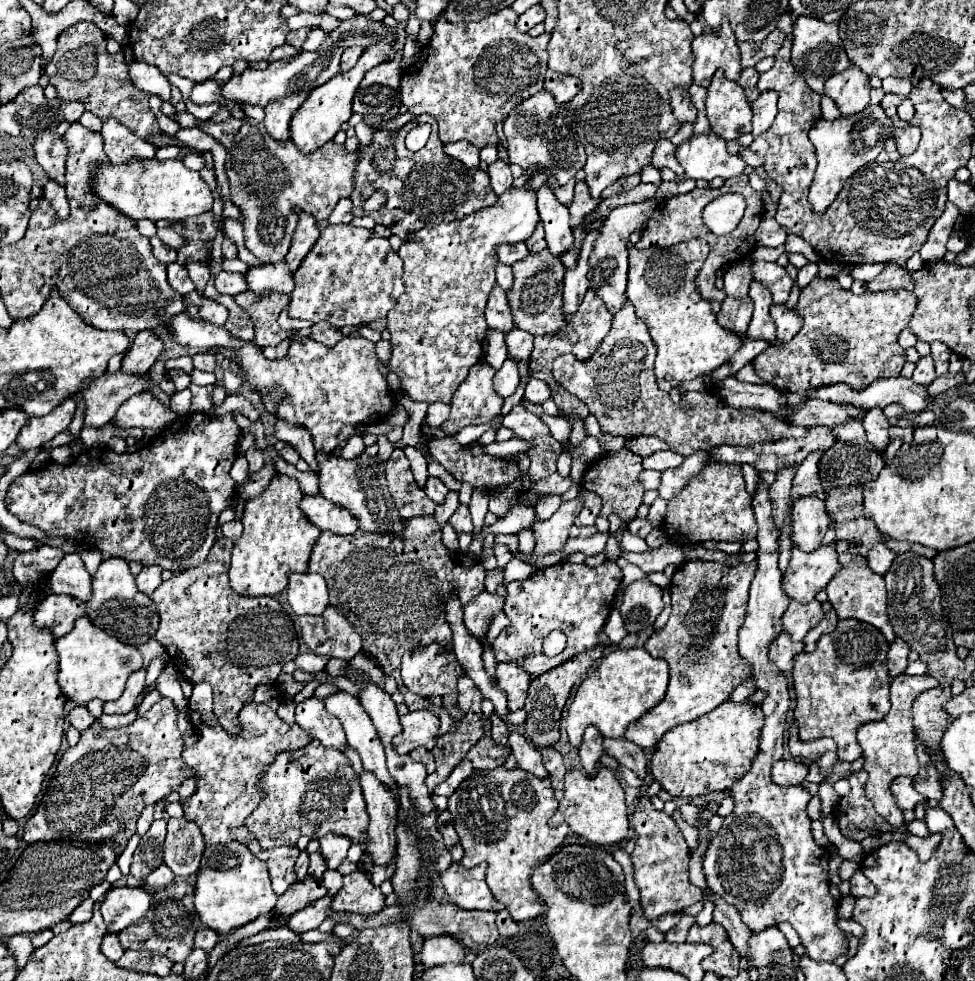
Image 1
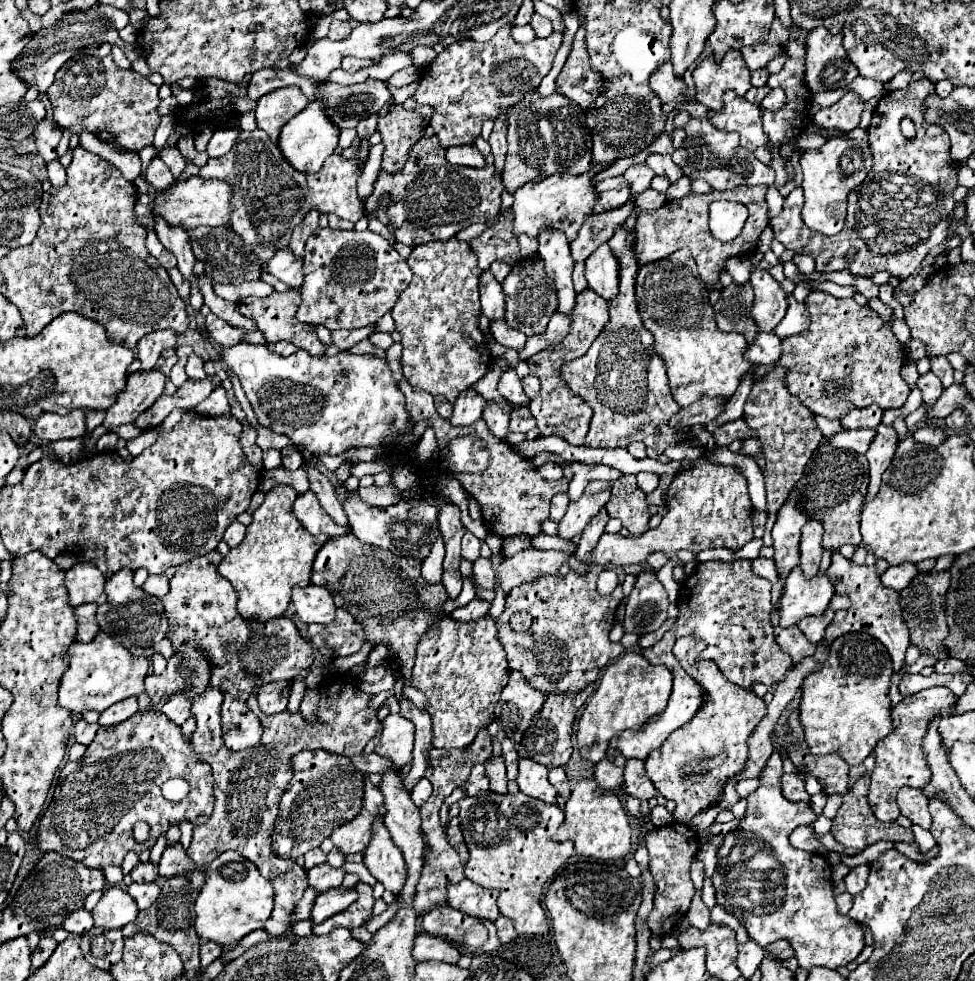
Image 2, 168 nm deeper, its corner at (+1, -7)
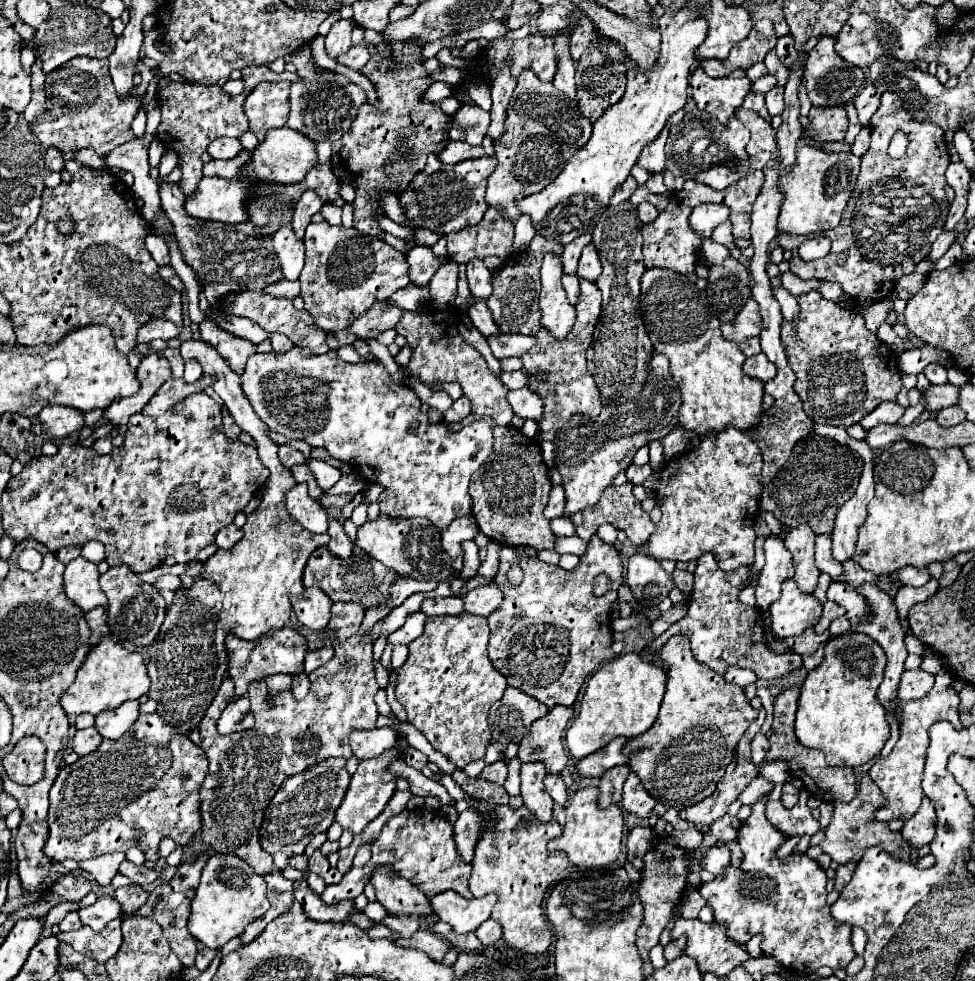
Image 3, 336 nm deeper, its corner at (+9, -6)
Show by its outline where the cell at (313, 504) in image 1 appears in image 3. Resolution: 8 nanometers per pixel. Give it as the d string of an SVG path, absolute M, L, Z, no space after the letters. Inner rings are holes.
M297 484L293 490L289 490L285 494L285 502L291 518L297 520L305 530L313 534L327 532L327 512L323 512L319 502L307 494L305 484Z

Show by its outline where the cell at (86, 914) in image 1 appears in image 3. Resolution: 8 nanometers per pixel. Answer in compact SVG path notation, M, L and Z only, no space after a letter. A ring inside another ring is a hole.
M69 912L61 922L59 922L59 930L61 932L71 932L71 930L79 930L83 924L81 924L81 918L77 912Z

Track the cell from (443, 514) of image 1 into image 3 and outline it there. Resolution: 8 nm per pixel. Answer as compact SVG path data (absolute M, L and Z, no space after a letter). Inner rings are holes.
M401 578L391 586L391 596L387 600L385 608L371 608L367 612L367 616L363 618L361 630L357 636L349 638L345 644L335 644L335 656L333 660L329 660L327 664L323 664L321 668L317 668L315 672L309 674L311 680L311 690L303 700L293 700L291 692L283 692L275 698L275 702L271 706L265 704L265 694L267 694L267 686L265 680L255 680L249 684L249 700L251 700L251 712L255 716L255 726L251 730L247 730L241 736L221 736L217 734L217 720L221 716L221 710L229 704L229 700L233 698L233 682L231 678L225 678L217 696L213 698L211 706L207 708L201 724L199 724L199 734L201 734L201 748L209 758L209 770L207 776L201 784L201 818L203 818L203 828L201 828L201 842L215 854L223 852L223 854L235 854L239 858L243 858L259 876L263 876L267 880L267 898L271 902L269 912L261 918L251 922L251 926L247 926L247 930L243 932L241 940L243 944L251 942L253 938L257 938L261 934L261 930L275 920L275 916L287 914L287 910L291 910L295 896L293 896L293 880L287 880L281 872L273 870L273 858L261 850L259 844L259 830L261 830L261 822L263 822L263 812L269 806L271 798L275 796L275 792L279 790L281 782L287 780L293 774L299 774L303 770L307 770L309 766L313 766L315 762L323 760L323 758L351 758L351 746L349 746L349 734L351 730L371 730L375 728L375 720L377 720L377 704L373 702L379 686L375 682L375 672L373 672L373 664L371 664L371 640L361 640L361 634L367 632L377 620L385 618L387 612L395 606L399 606L407 596L417 594L417 592L427 592L427 590L435 590L437 582L429 582L429 580L417 580L417 578Z

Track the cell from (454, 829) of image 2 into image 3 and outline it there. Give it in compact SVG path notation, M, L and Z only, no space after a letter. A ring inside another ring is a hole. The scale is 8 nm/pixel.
M471 808L461 812L453 824L455 848L459 850L459 856L463 858L463 862L467 862L467 864L473 860L473 848L481 834L481 826L483 826L483 818L477 812L473 812Z

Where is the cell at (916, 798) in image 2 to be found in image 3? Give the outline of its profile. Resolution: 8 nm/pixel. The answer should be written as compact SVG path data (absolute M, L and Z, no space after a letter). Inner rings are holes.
M923 796L919 810L909 820L903 822L901 836L915 848L929 844L933 840L933 836L935 836L935 810L933 810L927 796Z

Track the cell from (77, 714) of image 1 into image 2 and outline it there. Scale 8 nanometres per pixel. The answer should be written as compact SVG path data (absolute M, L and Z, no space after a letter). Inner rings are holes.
M79 719L79 721L75 723L75 727L73 727L73 733L75 733L77 743L81 743L81 745L87 747L87 745L95 739L97 729L99 729L99 723L87 723L87 721Z

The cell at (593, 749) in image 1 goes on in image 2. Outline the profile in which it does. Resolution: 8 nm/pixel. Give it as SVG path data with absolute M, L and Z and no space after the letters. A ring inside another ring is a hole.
M615 755L615 759L605 757L595 765L595 779L603 791L617 791L623 785L625 761L623 755Z

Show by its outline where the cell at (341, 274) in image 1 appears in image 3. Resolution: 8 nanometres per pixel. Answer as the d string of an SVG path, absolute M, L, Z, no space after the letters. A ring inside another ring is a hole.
M327 222L309 224L305 230L305 268L301 272L301 298L305 300L305 310L315 318L317 326L325 332L337 332L349 328L359 314L365 314L375 302L387 300L399 288L409 284L405 254L385 244L381 238L371 238L369 234L359 234L355 228L331 226Z

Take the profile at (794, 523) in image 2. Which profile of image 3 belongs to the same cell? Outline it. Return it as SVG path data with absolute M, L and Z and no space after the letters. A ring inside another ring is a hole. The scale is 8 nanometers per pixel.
M781 528L781 534L771 534L765 540L765 566L757 580L757 606L767 608L779 598L781 582L793 576L793 560L791 552L785 548L785 536L789 528Z

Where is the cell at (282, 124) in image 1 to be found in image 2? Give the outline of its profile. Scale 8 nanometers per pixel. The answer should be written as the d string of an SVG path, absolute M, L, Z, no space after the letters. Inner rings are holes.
M295 85L275 89L257 101L257 109L255 109L257 125L269 135L273 143L277 143L281 127L297 113L301 113L307 107L307 103L309 99Z

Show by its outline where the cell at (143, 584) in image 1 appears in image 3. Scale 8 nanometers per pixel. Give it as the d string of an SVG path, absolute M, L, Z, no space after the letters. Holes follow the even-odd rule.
M167 574L167 576L159 576L153 586L155 586L157 590L173 590L173 592L175 592L175 590L179 588L179 584L181 584L181 582L179 582L179 576Z

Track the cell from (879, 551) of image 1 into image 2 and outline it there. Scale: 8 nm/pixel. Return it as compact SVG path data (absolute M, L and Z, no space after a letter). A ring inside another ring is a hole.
M903 563L903 565L897 565L897 567L889 567L883 575L881 575L881 581L895 589L895 591L901 591L905 587L909 587L909 583L919 575L919 569L915 567L915 563Z

